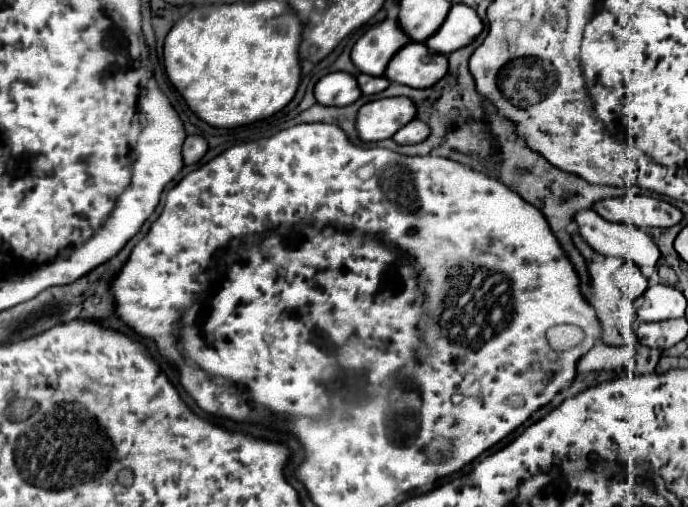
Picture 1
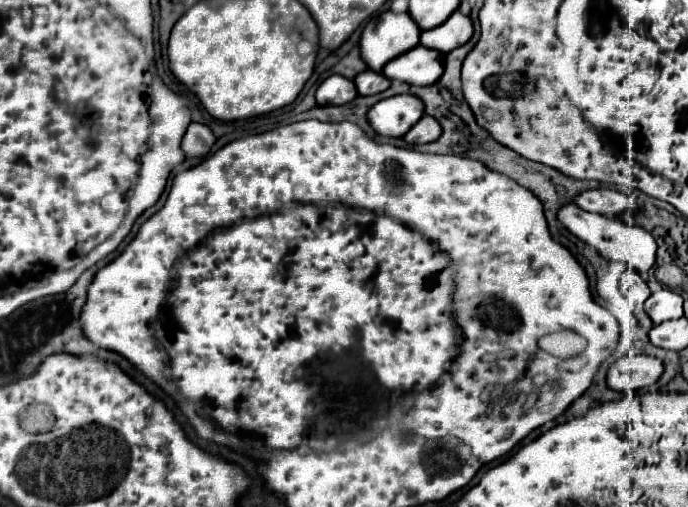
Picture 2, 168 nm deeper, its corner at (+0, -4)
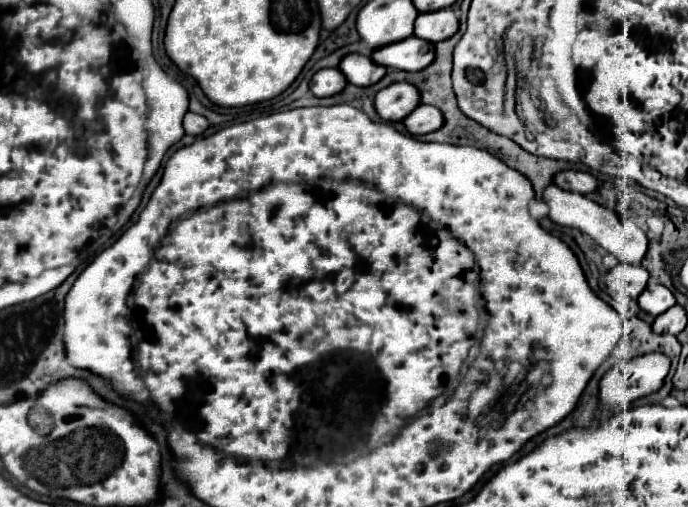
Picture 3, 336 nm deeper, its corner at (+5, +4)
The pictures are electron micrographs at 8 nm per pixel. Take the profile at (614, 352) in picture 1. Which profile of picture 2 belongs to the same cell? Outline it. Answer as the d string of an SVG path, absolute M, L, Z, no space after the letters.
M627 354L609 366L607 386L613 390L631 394L631 392L637 392L639 388L645 388L657 382L661 372L663 372L661 360L645 354L639 354L639 356Z

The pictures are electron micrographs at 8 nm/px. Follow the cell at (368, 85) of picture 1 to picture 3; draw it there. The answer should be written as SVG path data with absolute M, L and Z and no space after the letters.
M356 52L346 54L340 60L338 68L346 76L346 80L354 86L372 86L386 74L384 66L378 66L372 58L356 54Z

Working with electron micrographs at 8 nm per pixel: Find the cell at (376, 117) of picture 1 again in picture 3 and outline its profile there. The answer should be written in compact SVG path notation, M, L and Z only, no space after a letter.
M396 82L380 90L374 104L384 120L402 120L420 104L420 92L410 82Z

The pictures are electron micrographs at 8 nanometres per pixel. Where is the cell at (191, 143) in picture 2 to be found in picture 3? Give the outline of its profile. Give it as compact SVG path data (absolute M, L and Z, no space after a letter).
M186 112L186 116L184 116L184 130L186 130L186 134L198 136L198 134L202 134L206 128L208 128L208 120L206 120L204 116L194 114L194 112Z

